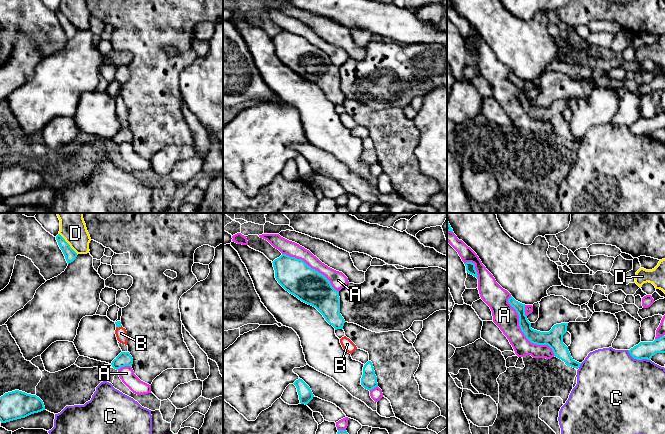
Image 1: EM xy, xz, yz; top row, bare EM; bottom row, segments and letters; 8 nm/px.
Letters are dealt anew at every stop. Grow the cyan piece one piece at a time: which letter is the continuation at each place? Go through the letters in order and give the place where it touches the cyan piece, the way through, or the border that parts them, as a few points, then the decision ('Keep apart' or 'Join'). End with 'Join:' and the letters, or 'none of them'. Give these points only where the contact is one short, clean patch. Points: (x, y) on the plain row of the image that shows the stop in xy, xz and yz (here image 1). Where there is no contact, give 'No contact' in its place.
A: Touches cyan at yz (522, 107). Keep apart
B: Touches cyan at xy (118, 103). Join
C: Touches cyan at yz (638, 135). Keep apart
D: Touches cyan at xy (68, 20). Keep apart
Join: B

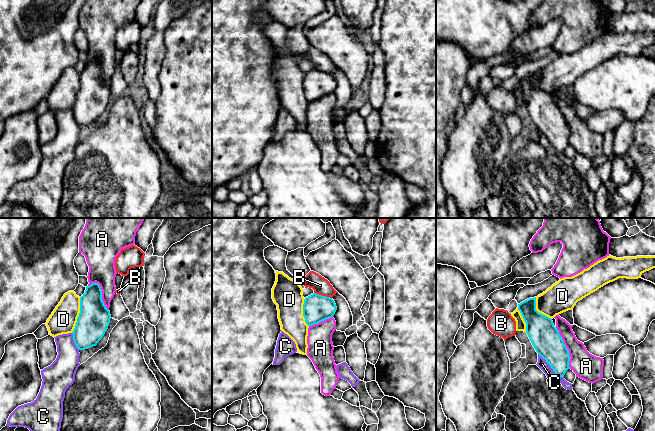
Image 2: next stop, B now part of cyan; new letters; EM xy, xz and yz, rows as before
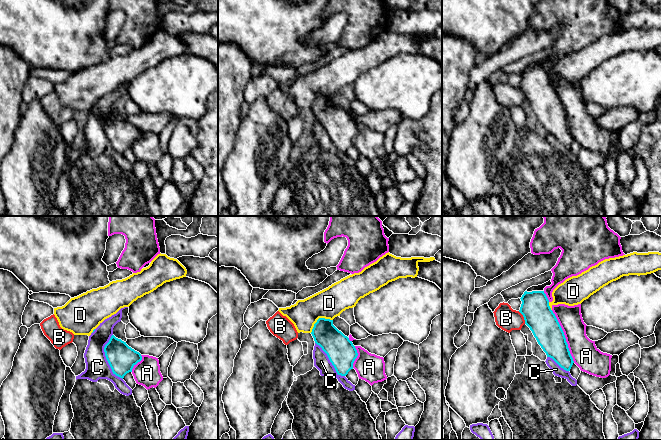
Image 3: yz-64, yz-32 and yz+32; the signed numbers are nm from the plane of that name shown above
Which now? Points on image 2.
A: Touches cyan at yz (566, 124). Keep apart
B: Touches cyan at xz (323, 72). Keep apart
C: Touches cyan at yz (550, 142). Keep apart
D: Touches cyan at xy (79, 91). Boundary: xy (80, 73), (80, 88), (75, 103), (71, 108). Keep apart
Join: none of them

